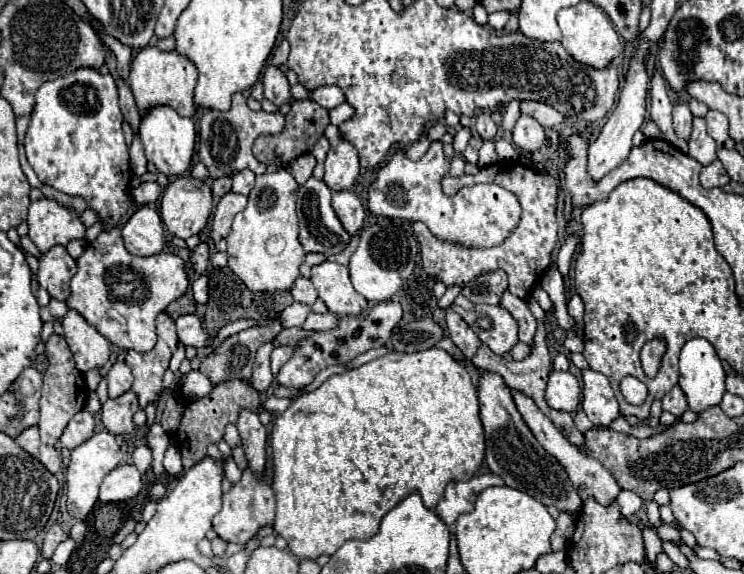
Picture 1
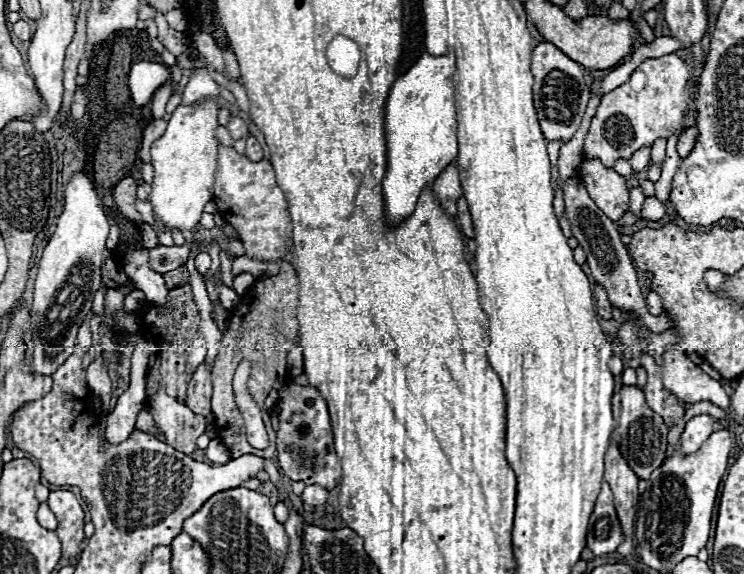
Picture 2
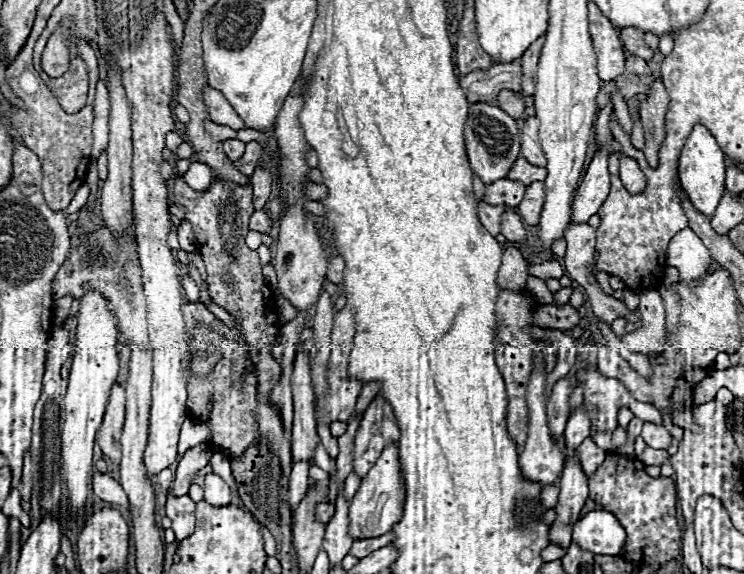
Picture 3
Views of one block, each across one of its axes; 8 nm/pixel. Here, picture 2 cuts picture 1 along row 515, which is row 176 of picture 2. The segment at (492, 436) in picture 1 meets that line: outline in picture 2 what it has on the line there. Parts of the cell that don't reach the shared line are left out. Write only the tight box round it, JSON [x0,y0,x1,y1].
[564,176,674,334]

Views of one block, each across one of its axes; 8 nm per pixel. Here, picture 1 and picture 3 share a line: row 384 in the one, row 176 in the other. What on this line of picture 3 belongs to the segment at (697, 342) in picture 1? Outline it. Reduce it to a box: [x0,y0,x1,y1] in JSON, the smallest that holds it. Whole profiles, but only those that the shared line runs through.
[678,124,726,218]

